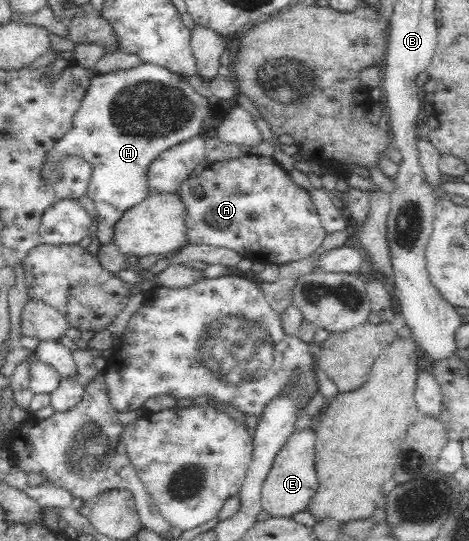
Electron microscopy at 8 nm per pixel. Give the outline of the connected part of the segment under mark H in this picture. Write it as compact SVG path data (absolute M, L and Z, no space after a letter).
M143 63L129 70L117 70L108 74L98 74L89 83L83 96L81 107L73 116L73 126L67 130L61 140L44 154L39 174L44 184L57 184L61 162L65 156L81 156L93 165L88 197L97 209L96 237L101 243L110 243L112 226L126 210L143 202L153 194L149 187L149 166L165 150L189 140L203 132L203 120L207 117L207 98L199 95L187 79L173 74L155 64Z

